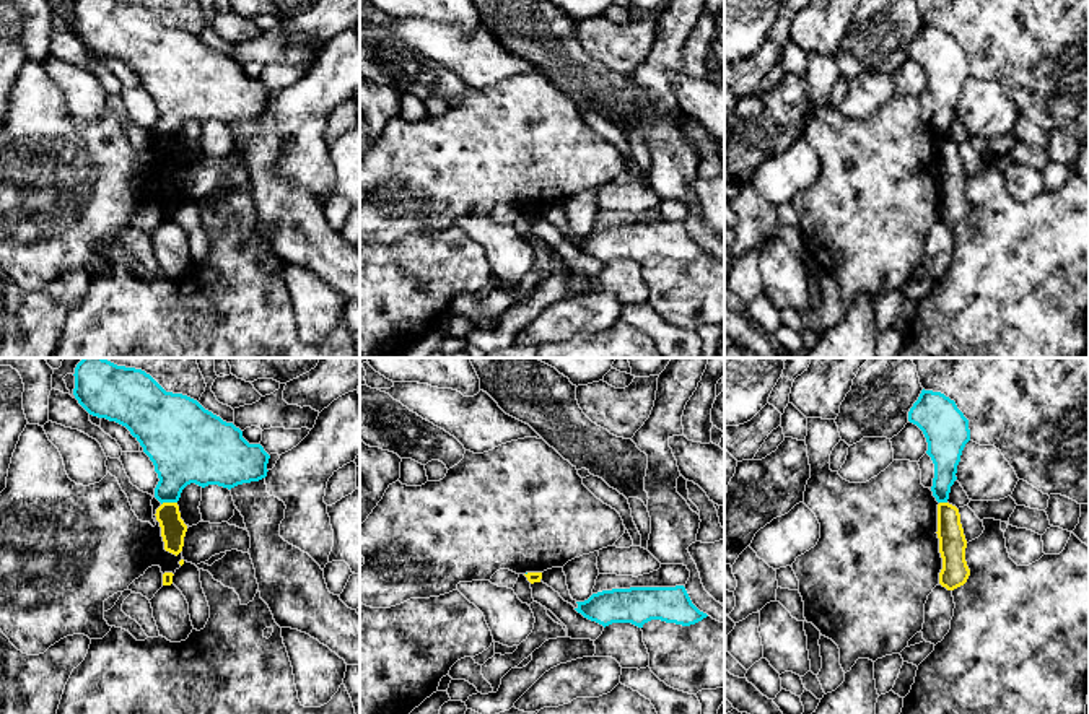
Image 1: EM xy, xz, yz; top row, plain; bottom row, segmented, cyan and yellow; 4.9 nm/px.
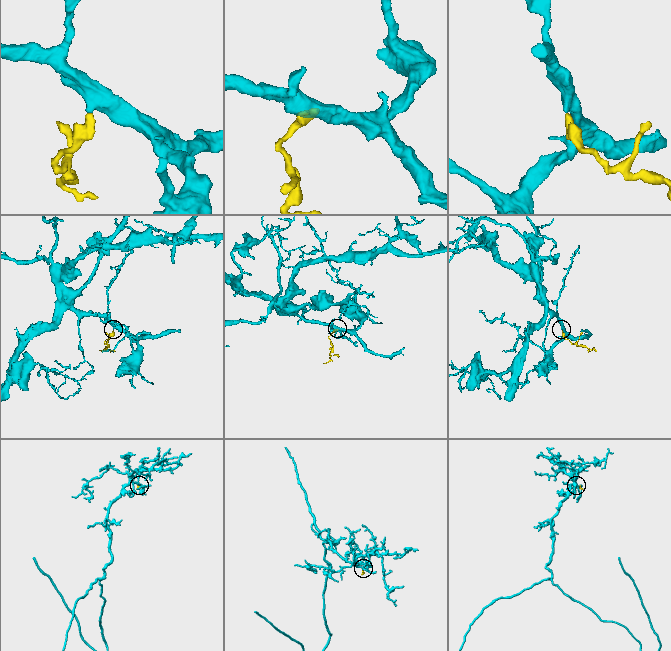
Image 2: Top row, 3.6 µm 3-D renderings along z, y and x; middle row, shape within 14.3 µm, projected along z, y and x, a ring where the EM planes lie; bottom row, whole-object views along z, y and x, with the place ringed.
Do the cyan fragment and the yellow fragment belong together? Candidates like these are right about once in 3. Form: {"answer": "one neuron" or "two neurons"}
{"answer": "two neurons"}

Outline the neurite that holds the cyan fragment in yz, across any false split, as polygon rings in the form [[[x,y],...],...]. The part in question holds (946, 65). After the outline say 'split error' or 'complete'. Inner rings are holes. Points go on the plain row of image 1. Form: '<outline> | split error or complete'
[[[923,24],[908,47],[908,57],[923,67],[928,78],[926,89],[934,99],[933,132],[947,138],[962,86],[970,76],[969,55],[954,36]]] | complete

